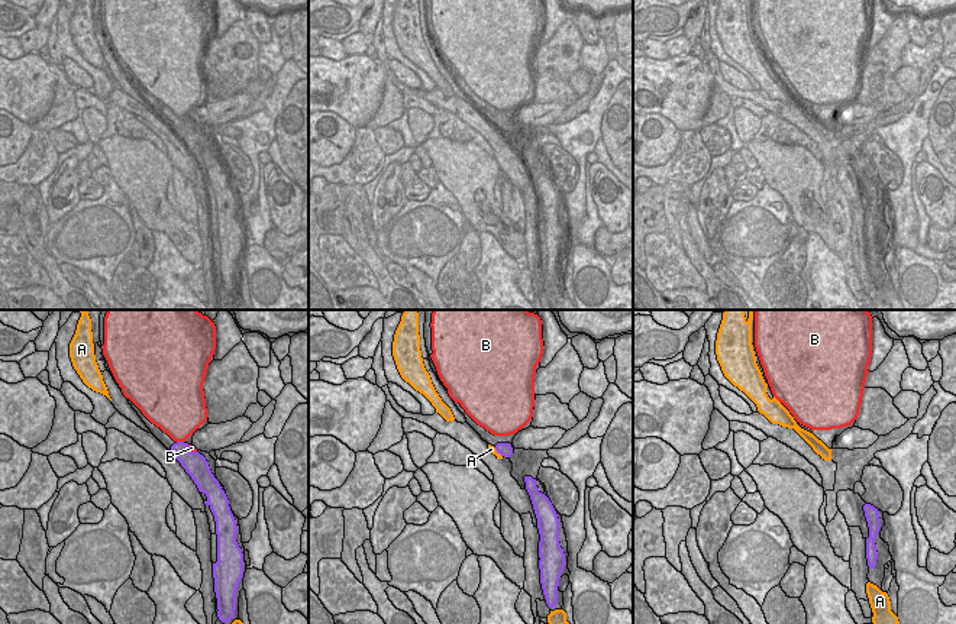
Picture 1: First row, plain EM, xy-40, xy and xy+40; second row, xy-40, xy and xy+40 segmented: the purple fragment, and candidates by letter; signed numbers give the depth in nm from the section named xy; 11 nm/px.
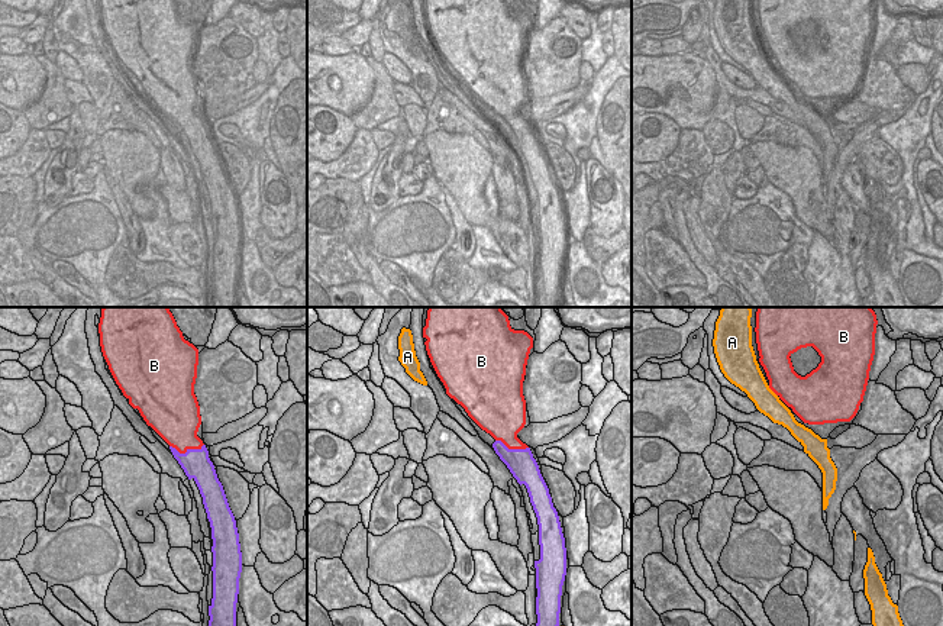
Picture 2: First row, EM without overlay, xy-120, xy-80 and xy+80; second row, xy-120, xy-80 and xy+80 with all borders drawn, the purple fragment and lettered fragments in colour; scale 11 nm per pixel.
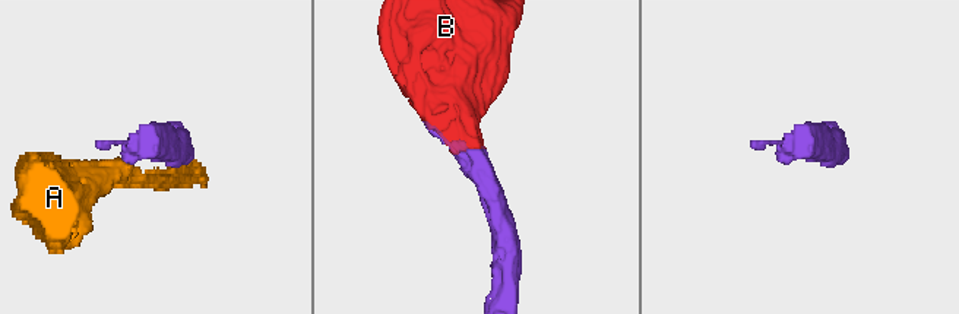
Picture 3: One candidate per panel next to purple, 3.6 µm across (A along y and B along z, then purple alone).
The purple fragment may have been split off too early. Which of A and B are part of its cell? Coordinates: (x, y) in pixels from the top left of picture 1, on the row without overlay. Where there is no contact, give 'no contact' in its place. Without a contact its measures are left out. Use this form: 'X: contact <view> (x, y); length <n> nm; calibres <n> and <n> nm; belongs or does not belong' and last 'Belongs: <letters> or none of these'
A: contact xy (497, 128); length 140 nm; calibres 160 and 70 nm; does not belong
B: contact xy-40 (180, 117); length 80 nm; calibres 220 and 400 nm; belongs
Belongs: B

